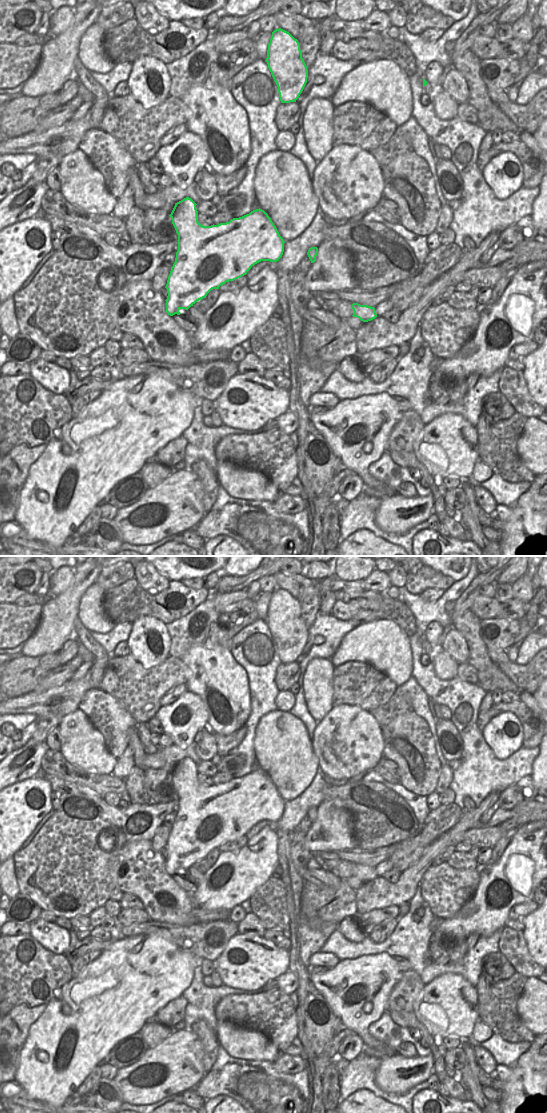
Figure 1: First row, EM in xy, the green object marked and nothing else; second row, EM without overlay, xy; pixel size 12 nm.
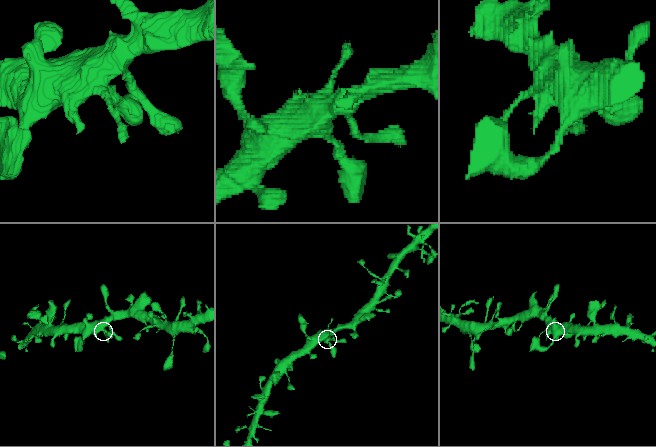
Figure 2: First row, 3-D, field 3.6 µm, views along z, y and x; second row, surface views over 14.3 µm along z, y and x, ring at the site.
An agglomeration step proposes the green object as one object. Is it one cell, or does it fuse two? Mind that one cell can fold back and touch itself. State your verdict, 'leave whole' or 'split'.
leave whole

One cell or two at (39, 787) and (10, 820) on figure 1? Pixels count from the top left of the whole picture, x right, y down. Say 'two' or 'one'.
one

